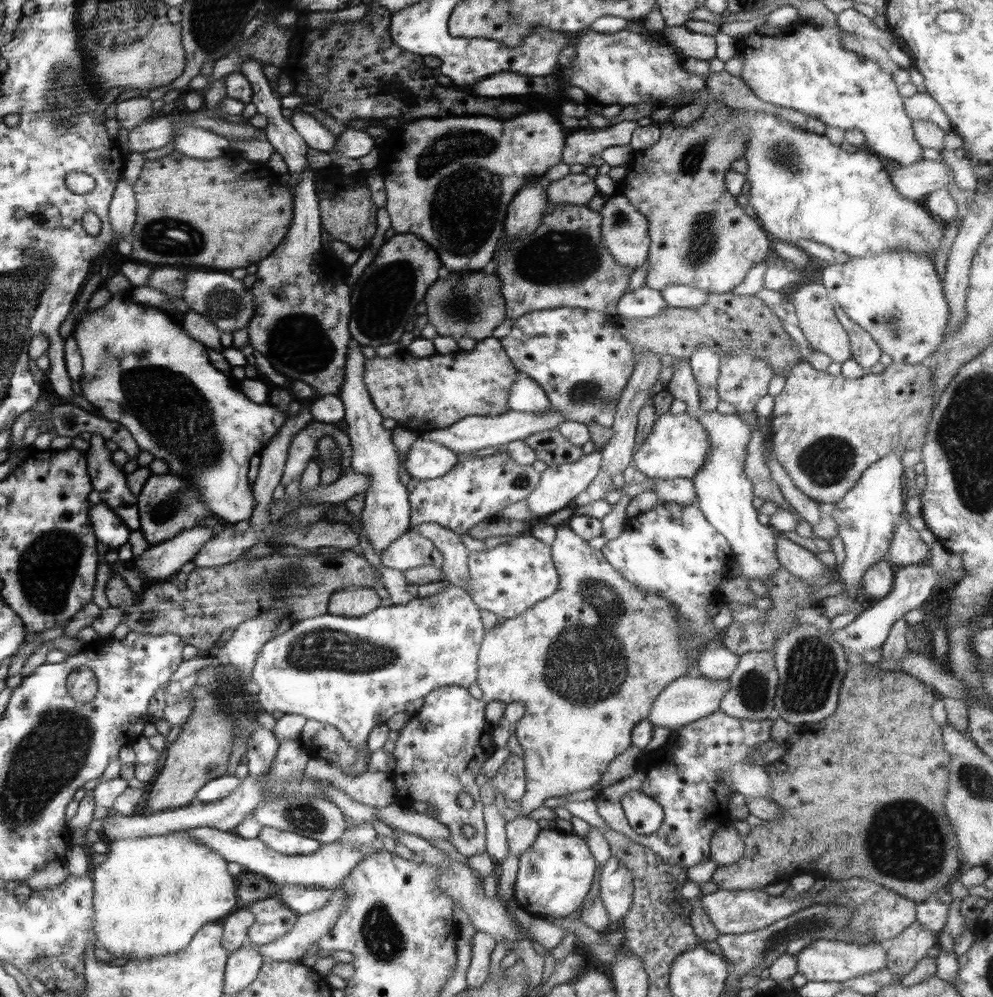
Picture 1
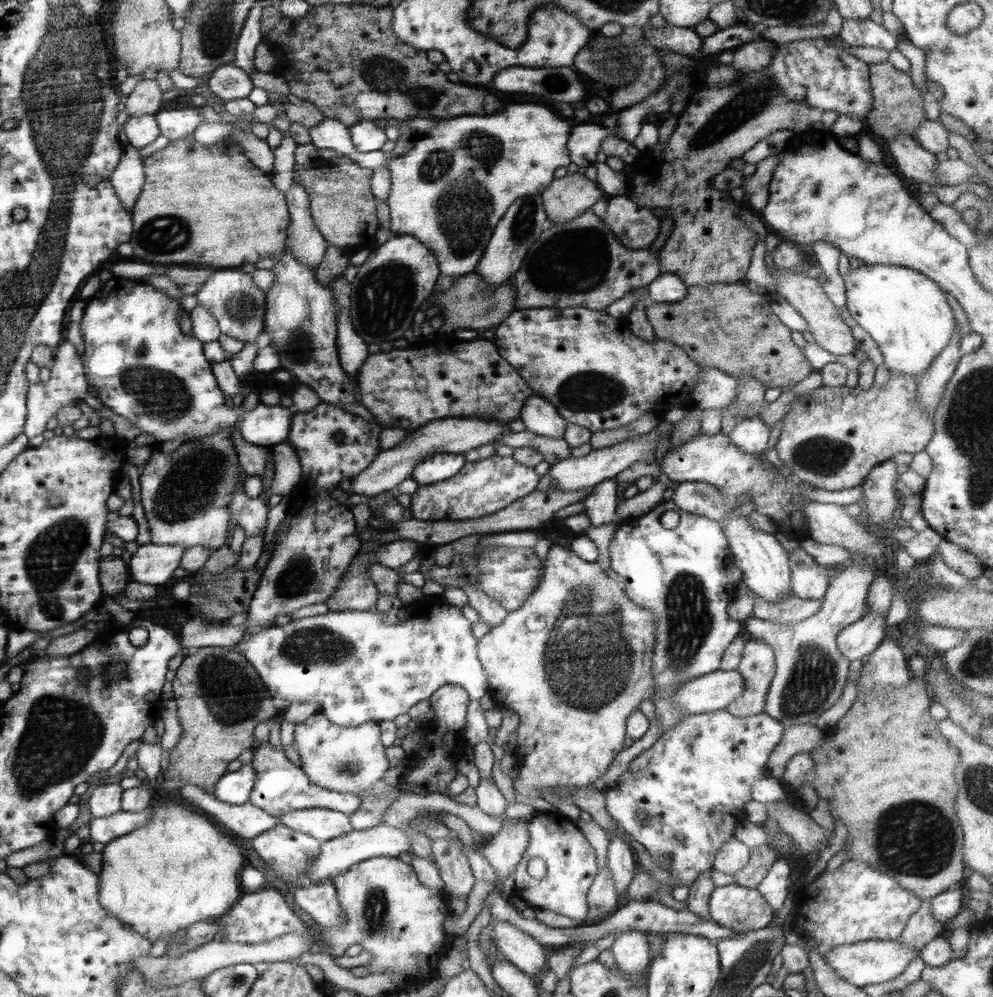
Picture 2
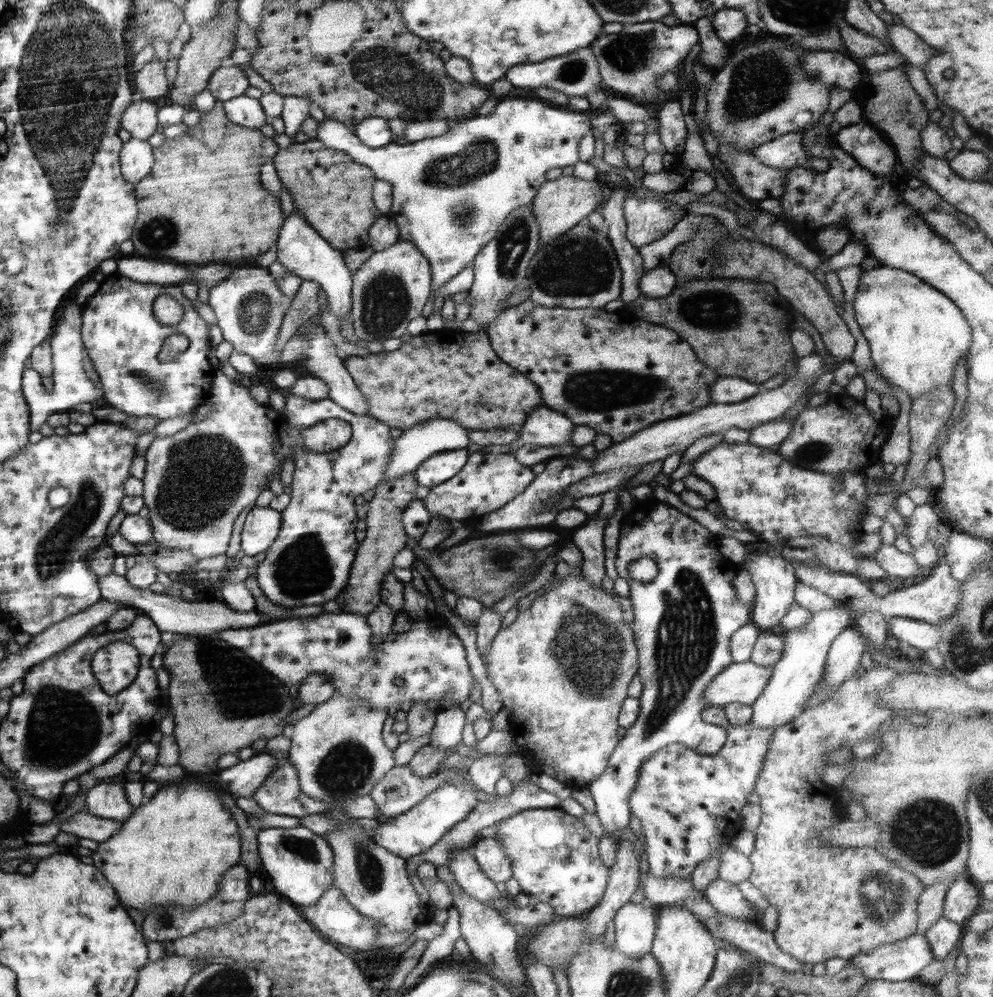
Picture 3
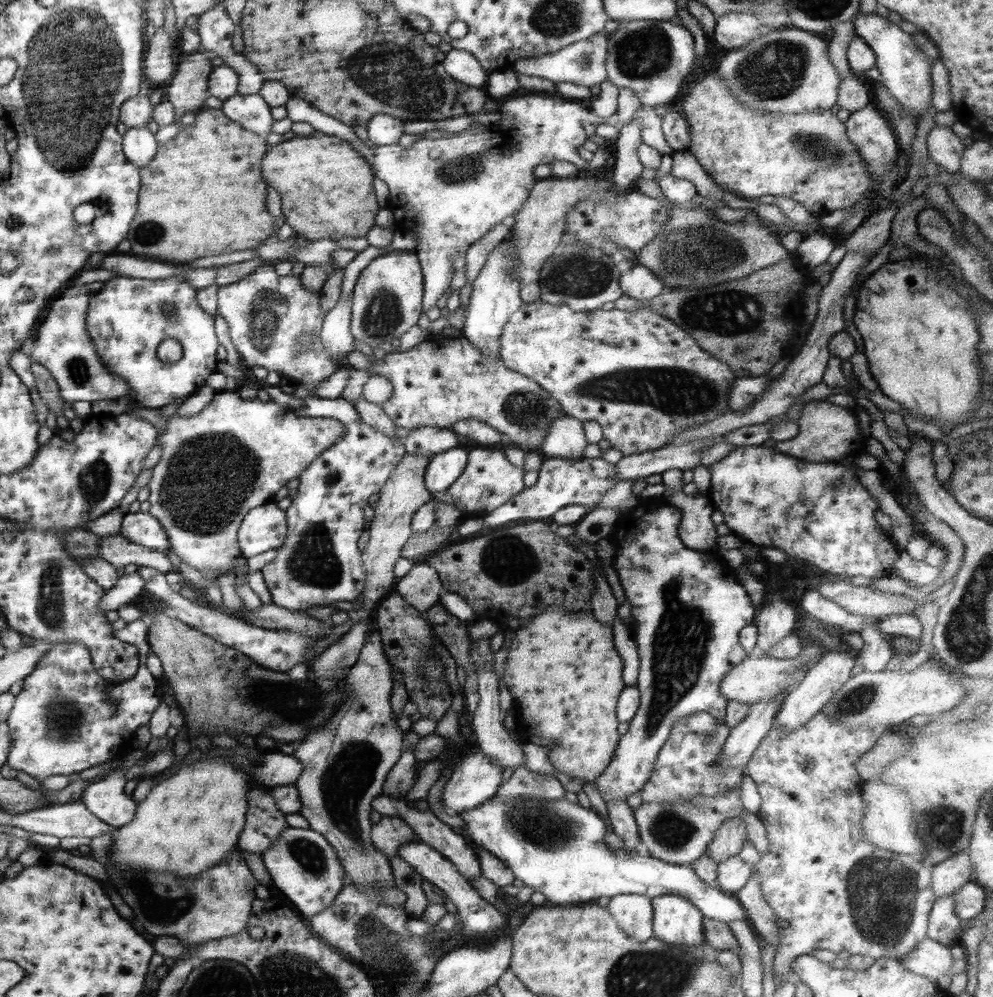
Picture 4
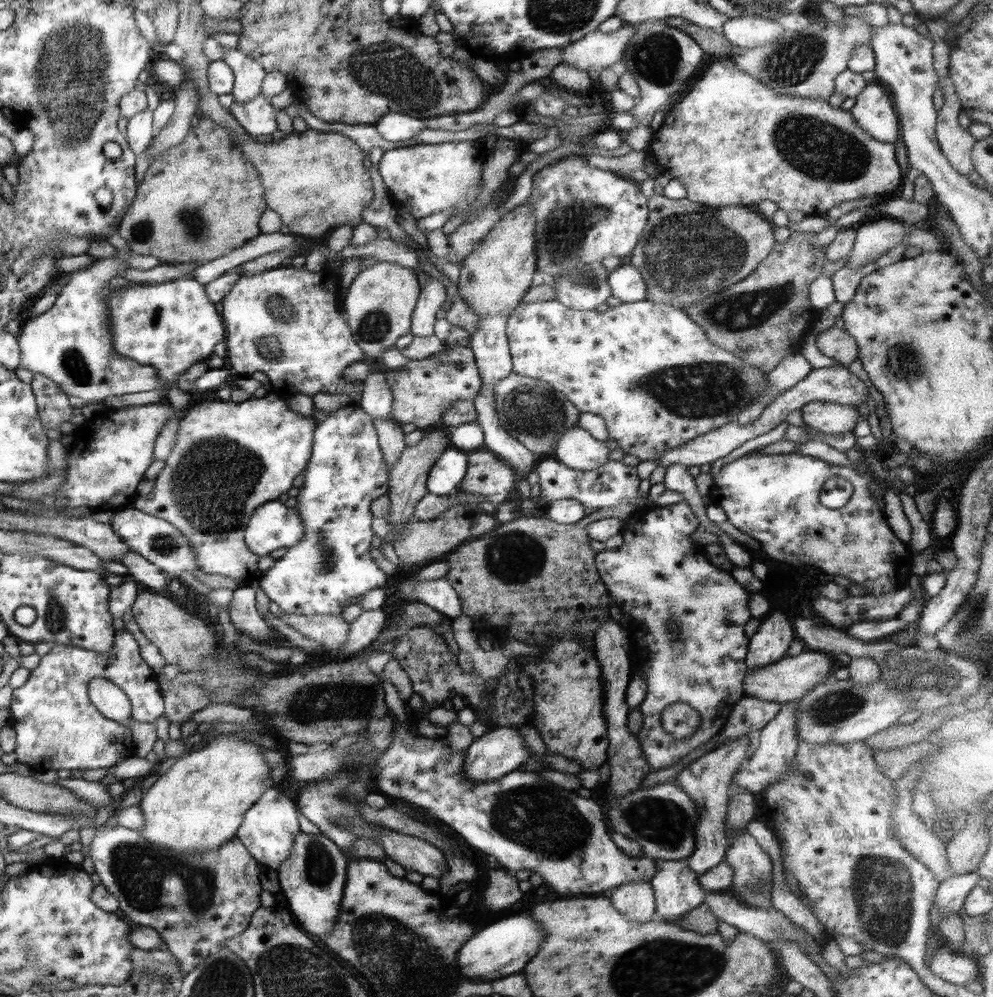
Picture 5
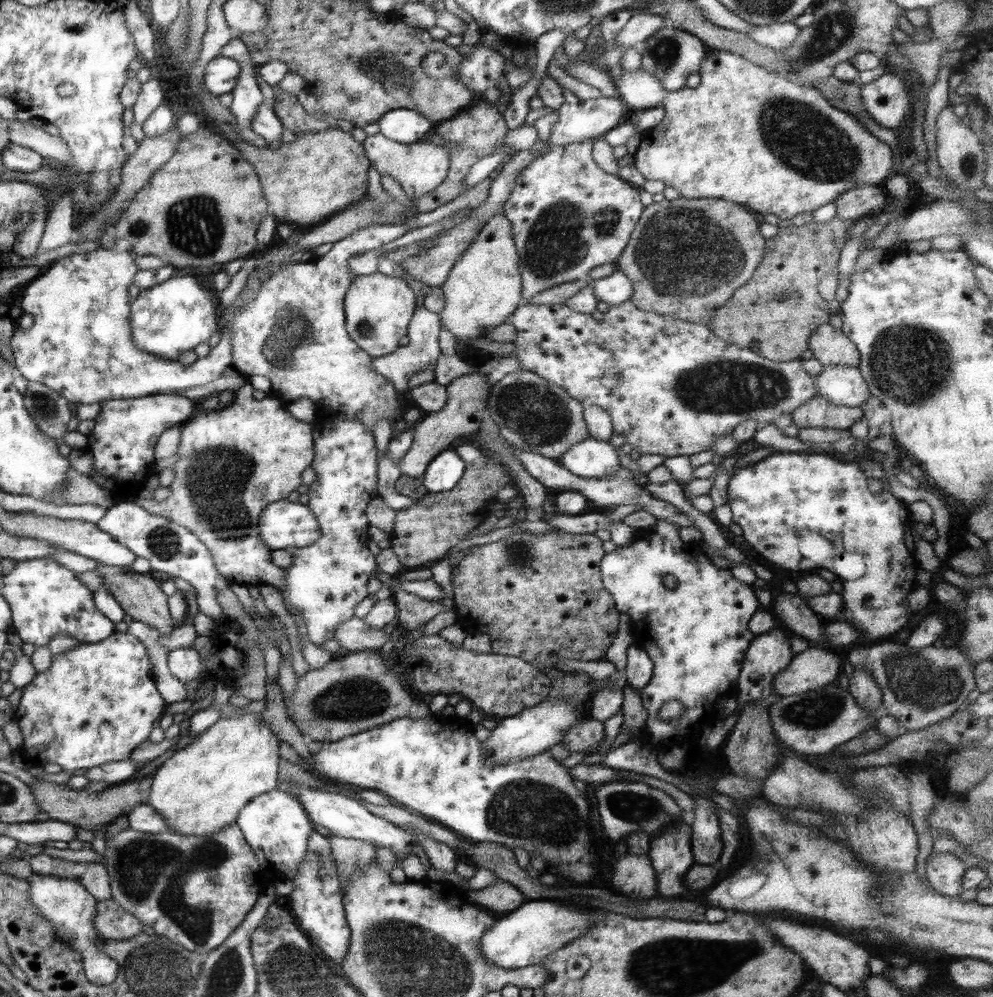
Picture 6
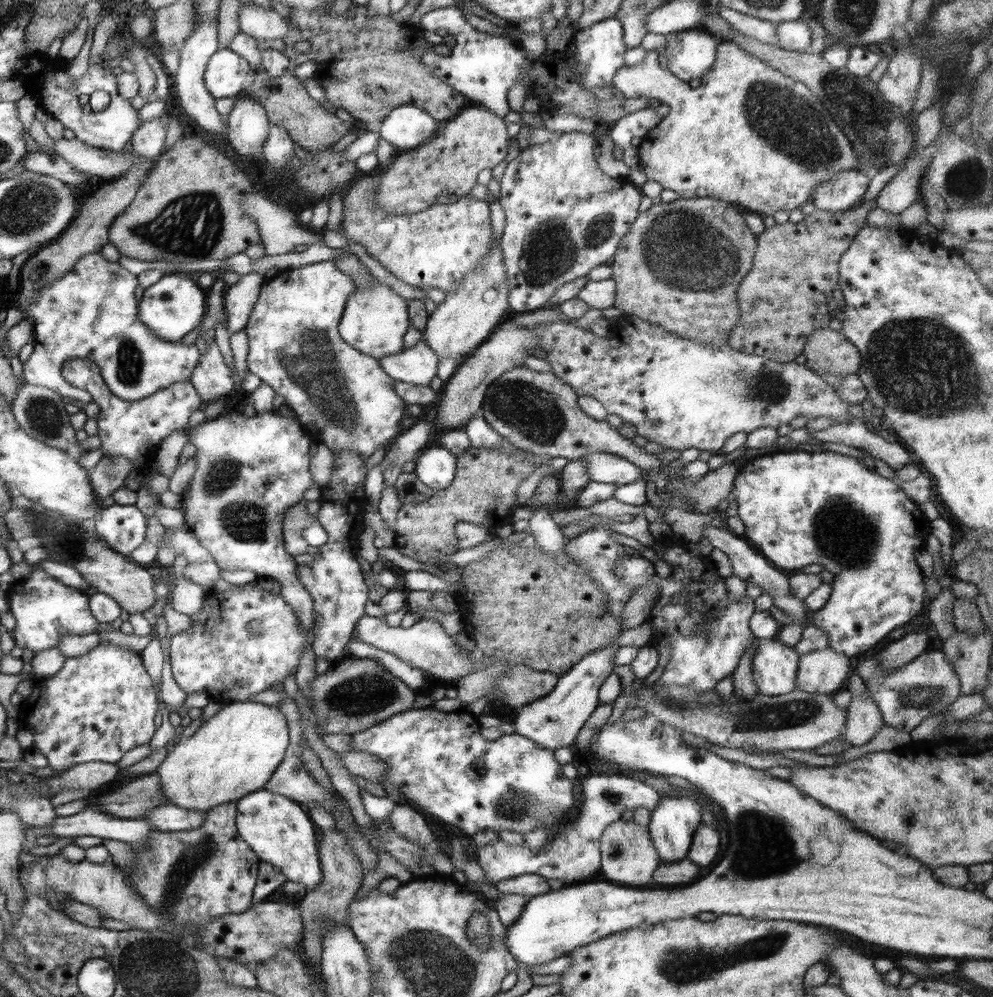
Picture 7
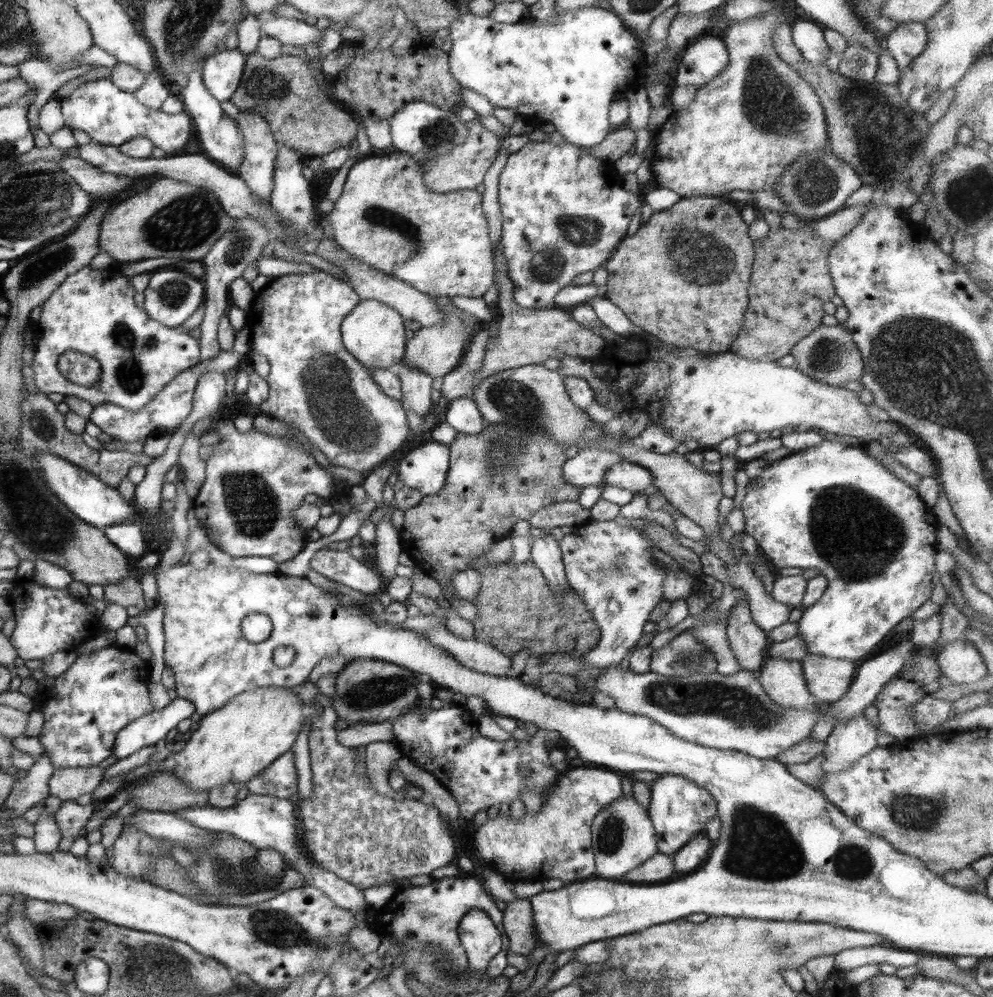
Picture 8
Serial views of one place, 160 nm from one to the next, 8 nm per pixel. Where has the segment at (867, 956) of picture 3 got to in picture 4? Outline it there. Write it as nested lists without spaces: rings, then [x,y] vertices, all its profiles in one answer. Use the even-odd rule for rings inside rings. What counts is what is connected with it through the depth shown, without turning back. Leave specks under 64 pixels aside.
[[[926,937],[913,950],[894,959],[910,972],[935,981],[956,963],[950,950],[951,946]]]

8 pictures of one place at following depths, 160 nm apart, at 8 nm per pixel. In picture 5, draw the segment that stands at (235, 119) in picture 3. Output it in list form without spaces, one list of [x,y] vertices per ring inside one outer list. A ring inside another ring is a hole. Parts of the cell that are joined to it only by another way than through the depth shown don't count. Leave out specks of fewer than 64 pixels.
[[[265,95],[257,96],[250,102],[235,102],[229,111],[252,137],[274,134],[277,127],[277,110]]]

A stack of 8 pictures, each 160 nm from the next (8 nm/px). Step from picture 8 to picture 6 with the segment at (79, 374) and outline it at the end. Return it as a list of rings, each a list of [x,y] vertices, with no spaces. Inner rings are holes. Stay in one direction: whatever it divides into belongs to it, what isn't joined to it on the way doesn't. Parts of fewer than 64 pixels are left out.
[[[175,392],[100,402],[100,414],[94,419],[94,428],[87,438],[86,448],[93,456],[93,469],[86,476],[109,490],[116,503],[134,498],[134,492],[143,489],[148,474],[146,470],[154,462],[152,448],[156,446],[158,437],[173,426],[183,425],[193,416],[195,408],[192,401]]]

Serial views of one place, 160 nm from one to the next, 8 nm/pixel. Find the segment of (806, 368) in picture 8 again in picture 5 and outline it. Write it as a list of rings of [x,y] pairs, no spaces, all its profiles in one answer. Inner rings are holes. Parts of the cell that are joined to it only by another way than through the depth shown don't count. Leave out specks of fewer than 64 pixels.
[[[836,325],[818,334],[816,346],[824,356],[836,360],[843,367],[850,366],[858,358],[857,342],[846,330],[839,329]]]

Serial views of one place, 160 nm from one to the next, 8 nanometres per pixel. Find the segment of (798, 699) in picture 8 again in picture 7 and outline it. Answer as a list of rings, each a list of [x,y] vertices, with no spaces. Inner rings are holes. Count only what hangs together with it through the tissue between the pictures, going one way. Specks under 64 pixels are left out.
[[[777,638],[758,639],[753,656],[753,677],[758,693],[780,696],[797,689],[799,654]]]

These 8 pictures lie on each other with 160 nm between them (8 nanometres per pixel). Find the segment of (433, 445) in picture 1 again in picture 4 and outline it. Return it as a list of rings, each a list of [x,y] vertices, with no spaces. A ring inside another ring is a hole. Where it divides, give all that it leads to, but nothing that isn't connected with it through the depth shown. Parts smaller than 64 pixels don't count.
[[[459,447],[432,455],[424,475],[426,488],[431,493],[448,490],[462,474],[467,460],[468,452]]]

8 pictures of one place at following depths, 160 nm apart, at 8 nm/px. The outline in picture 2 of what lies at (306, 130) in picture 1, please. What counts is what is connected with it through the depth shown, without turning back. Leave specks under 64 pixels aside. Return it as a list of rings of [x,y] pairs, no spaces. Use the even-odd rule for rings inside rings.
[[[508,104],[490,116],[458,116],[440,122],[434,130],[416,134],[415,145],[406,154],[395,154],[390,148],[359,151],[349,137],[349,127],[331,118],[325,118],[309,129],[309,135],[311,143],[318,149],[334,150],[364,168],[376,170],[379,166],[386,167],[391,174],[391,189],[386,202],[390,211],[390,230],[394,234],[417,238],[434,254],[442,274],[458,278],[476,270],[493,228],[508,207],[518,198],[541,193],[555,179],[554,171],[571,163],[567,142],[573,125],[572,120],[568,122],[560,118],[560,114],[554,114],[546,106]]]

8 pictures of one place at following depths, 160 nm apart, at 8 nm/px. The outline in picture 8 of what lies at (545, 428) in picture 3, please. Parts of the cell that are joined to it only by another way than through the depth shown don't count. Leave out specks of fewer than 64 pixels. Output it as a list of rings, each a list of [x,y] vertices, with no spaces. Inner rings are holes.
[[[626,460],[617,462],[605,472],[605,485],[634,493],[643,493],[651,484],[653,476],[649,468]]]

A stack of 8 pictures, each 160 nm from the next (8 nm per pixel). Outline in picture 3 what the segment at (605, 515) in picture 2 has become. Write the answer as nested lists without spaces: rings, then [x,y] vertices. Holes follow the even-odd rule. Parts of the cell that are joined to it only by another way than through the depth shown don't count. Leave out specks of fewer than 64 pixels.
[[[594,513],[582,527],[573,532],[573,542],[576,543],[583,556],[577,568],[584,578],[597,588],[603,588],[602,580],[606,578],[603,543],[606,525],[605,518]]]

